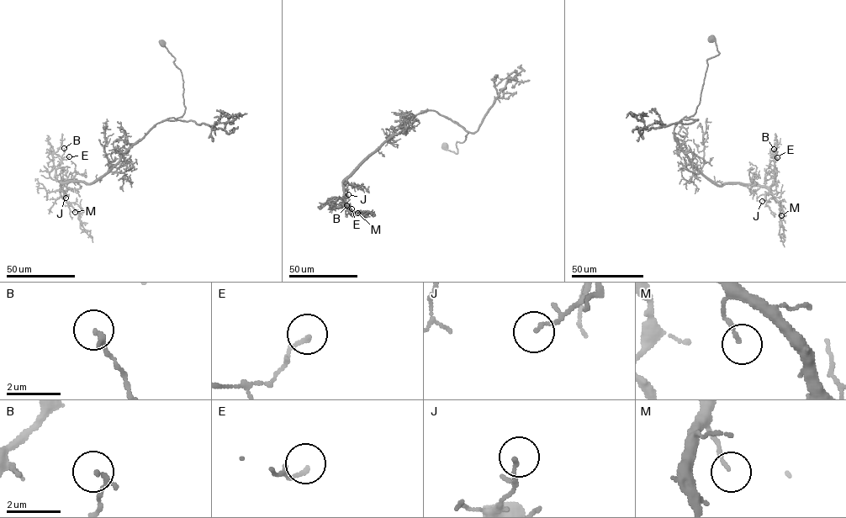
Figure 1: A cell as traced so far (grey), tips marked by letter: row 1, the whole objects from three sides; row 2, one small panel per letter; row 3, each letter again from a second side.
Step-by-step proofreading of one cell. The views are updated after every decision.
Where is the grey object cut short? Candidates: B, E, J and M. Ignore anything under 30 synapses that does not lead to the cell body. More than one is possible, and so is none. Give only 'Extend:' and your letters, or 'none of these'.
Extend: none of these

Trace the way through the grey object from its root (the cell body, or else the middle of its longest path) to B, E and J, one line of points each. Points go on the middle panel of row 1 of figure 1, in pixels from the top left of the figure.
B: (445, 146), (457, 153), (456, 143), (468, 133), (435, 111), (417, 113), (345, 180), (338, 207), (346, 205)
E: (445, 146), (457, 153), (456, 143), (468, 133), (434, 110), (411, 117), (345, 180), (338, 207), (351, 208)
J: (445, 146), (457, 153), (456, 143), (468, 133), (435, 111), (417, 113), (345, 180), (344, 200), (348, 194)

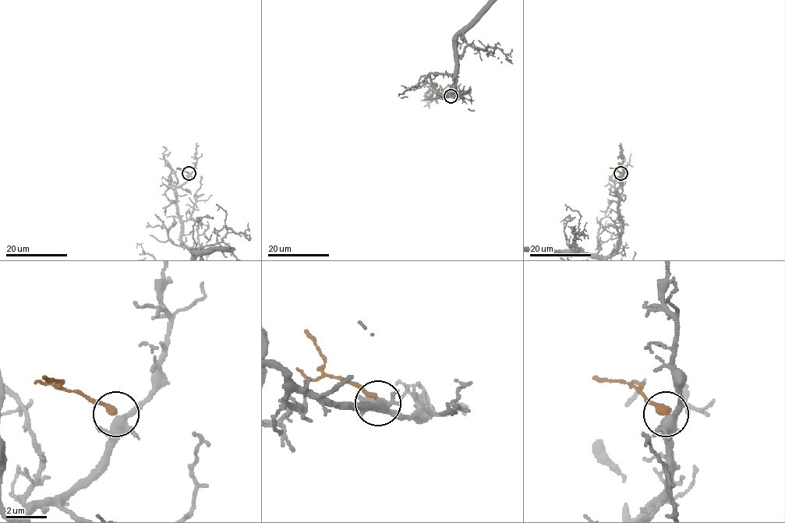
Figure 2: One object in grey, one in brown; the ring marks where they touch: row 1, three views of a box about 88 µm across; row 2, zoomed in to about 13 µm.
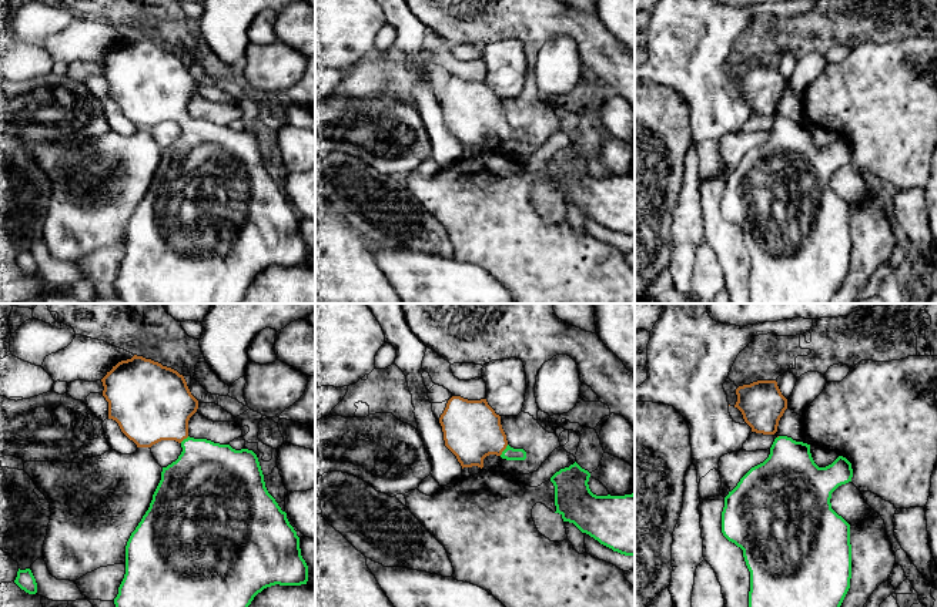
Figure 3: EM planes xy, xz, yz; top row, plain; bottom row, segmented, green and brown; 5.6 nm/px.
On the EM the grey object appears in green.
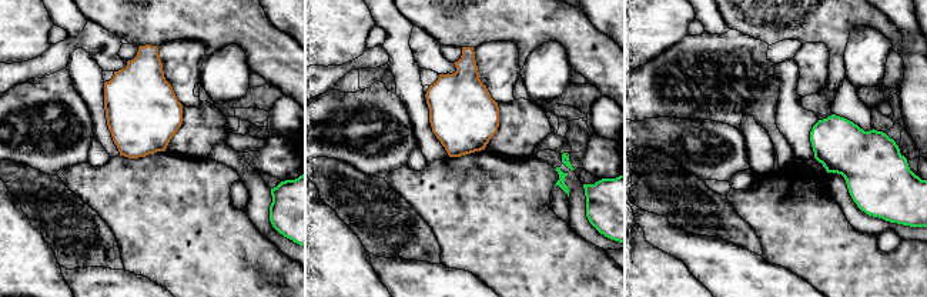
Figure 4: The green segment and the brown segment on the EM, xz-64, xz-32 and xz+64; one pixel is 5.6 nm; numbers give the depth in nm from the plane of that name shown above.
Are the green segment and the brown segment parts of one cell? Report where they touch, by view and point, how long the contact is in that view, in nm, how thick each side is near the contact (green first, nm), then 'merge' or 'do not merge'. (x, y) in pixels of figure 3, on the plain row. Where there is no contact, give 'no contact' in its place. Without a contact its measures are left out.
xz (504, 131) | 80 nm | 80/320 nm | merge

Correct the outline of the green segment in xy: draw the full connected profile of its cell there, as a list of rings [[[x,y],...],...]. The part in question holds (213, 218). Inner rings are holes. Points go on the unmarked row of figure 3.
[[[134,36],[113,47],[101,63],[108,100],[116,101],[137,128],[151,128],[161,121],[175,121],[183,128],[178,140],[163,148],[150,188],[127,222],[126,255],[114,279],[117,296],[124,304],[240,304],[264,269],[307,265],[308,247],[301,237],[299,218],[268,174],[257,135],[188,117],[188,101],[197,93],[198,81],[183,56]]]

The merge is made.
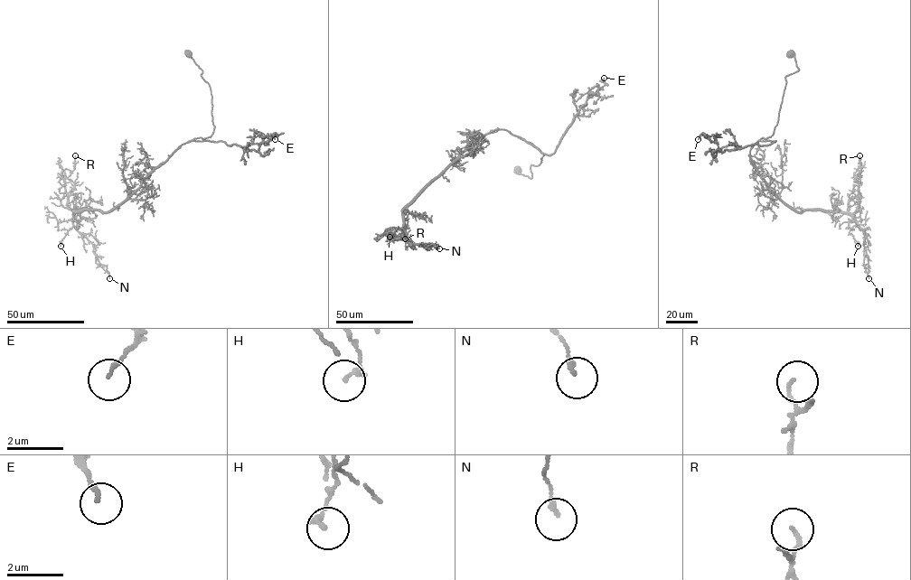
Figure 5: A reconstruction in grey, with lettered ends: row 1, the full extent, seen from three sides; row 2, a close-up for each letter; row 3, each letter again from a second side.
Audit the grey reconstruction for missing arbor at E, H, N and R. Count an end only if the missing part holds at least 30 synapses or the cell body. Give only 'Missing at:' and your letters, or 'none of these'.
Missing at: none of these

